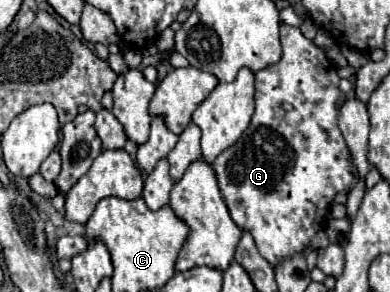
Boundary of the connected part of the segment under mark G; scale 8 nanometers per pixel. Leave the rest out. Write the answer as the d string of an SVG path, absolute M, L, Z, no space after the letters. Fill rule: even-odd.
M281 26L281 46L283 46L283 56L281 60L275 64L275 66L269 66L265 70L259 70L255 74L255 114L251 118L251 124L247 126L247 130L243 132L243 136L233 144L229 146L225 152L221 152L215 162L211 164L213 170L215 170L215 176L217 176L217 182L219 182L219 190L223 194L223 200L229 208L229 214L233 218L233 222L241 228L241 230L247 230L255 244L257 244L257 250L259 254L275 268L279 262L283 262L285 258L291 258L291 254L305 254L307 248L311 246L311 240L313 236L325 228L325 222L327 222L327 214L333 198L339 194L339 192L349 192L349 188L353 188L355 184L355 178L351 174L351 164L349 164L349 158L347 158L347 144L343 140L343 134L337 126L337 116L339 116L339 110L337 110L337 98L339 98L339 76L337 76L337 68L335 64L325 56L325 52L321 48L317 48L311 40L307 40L299 28L295 26Z

